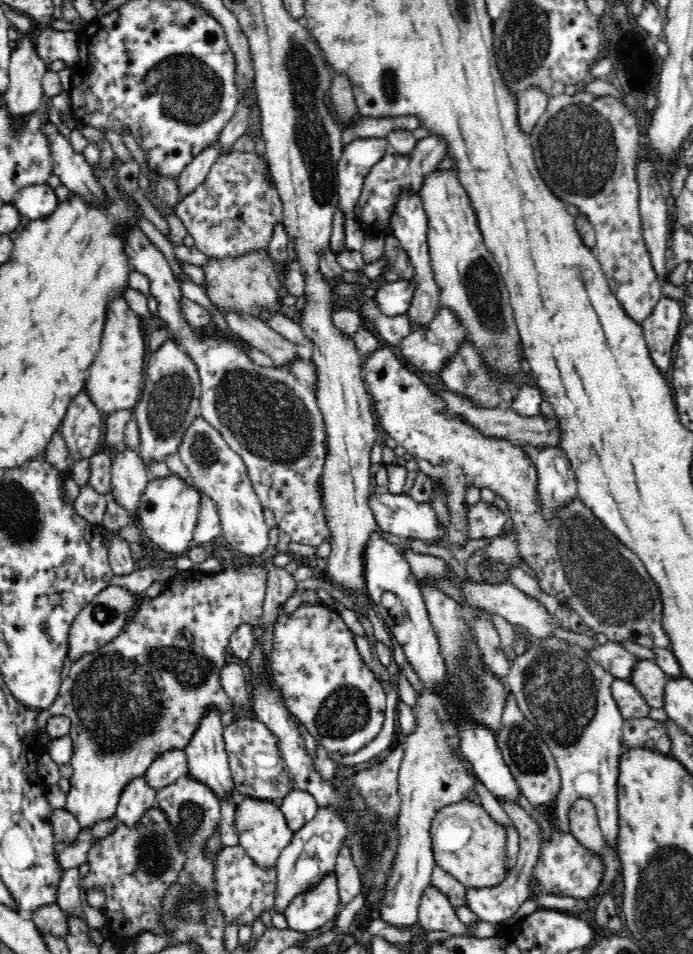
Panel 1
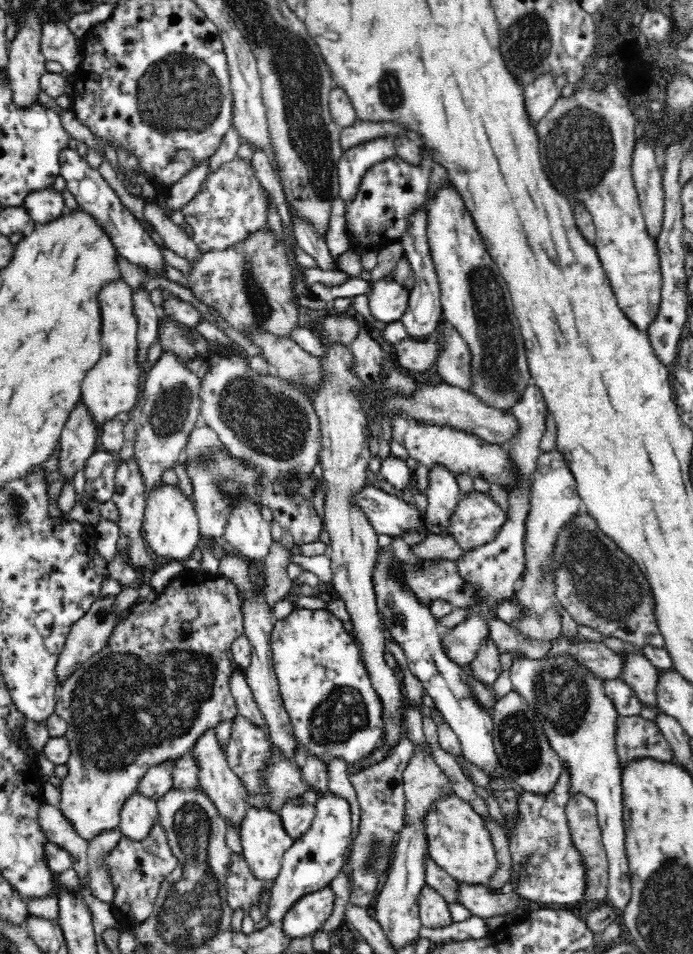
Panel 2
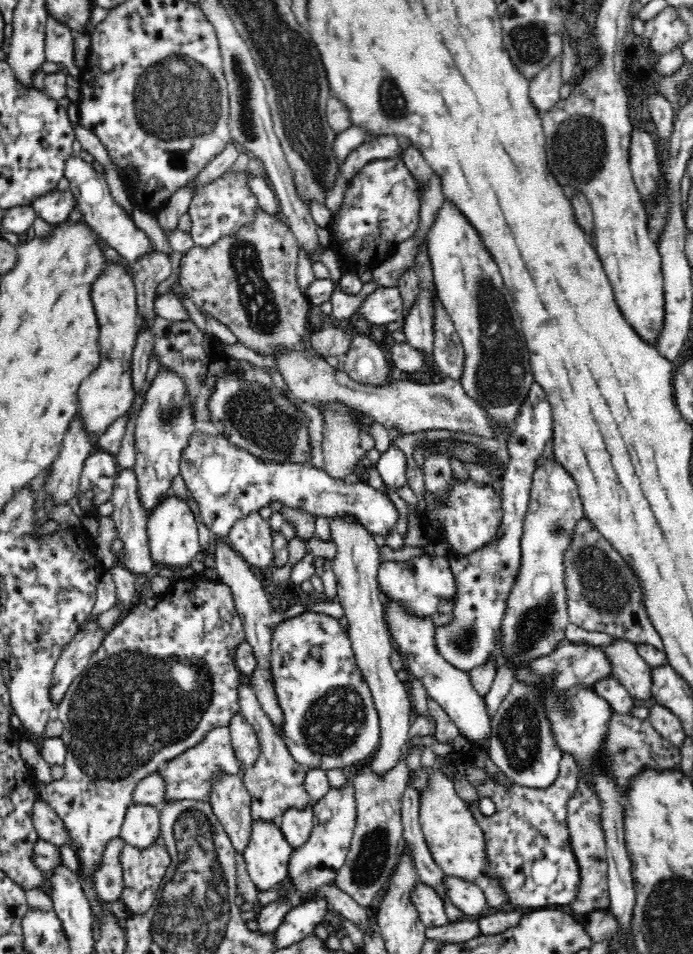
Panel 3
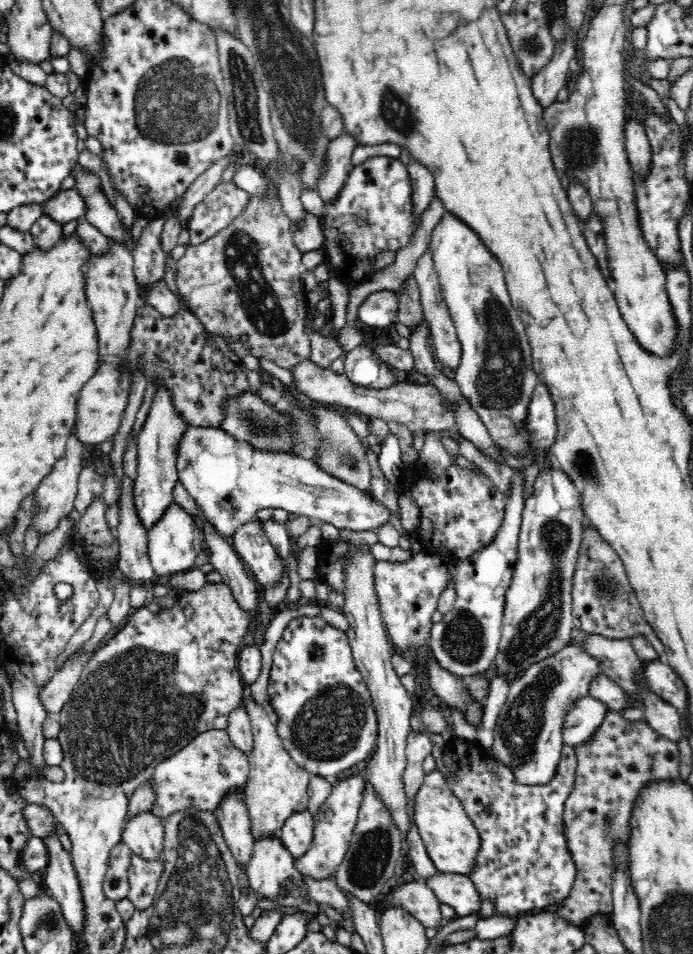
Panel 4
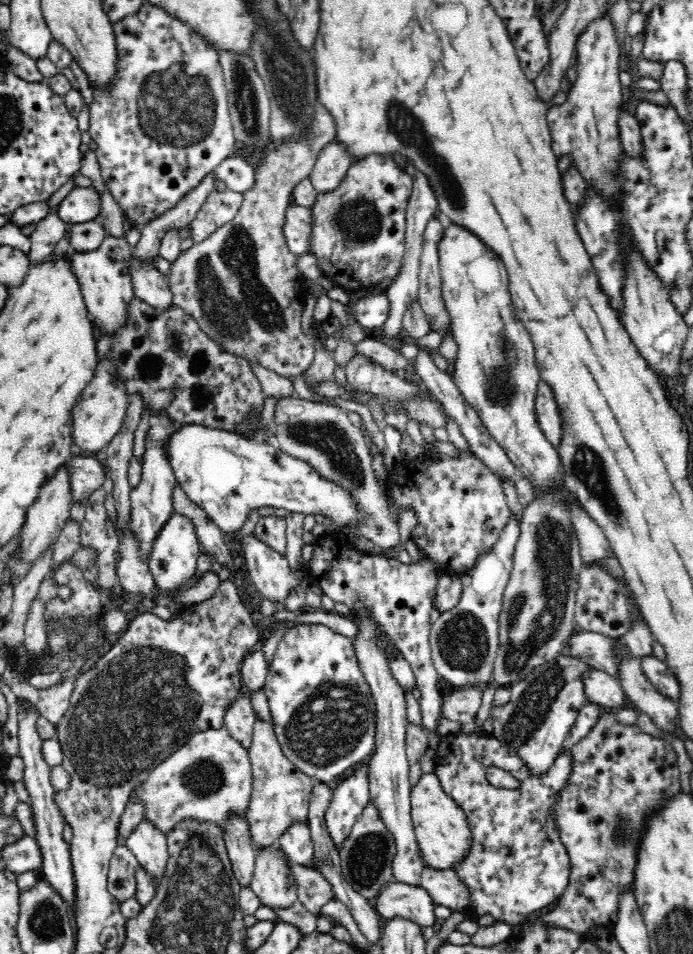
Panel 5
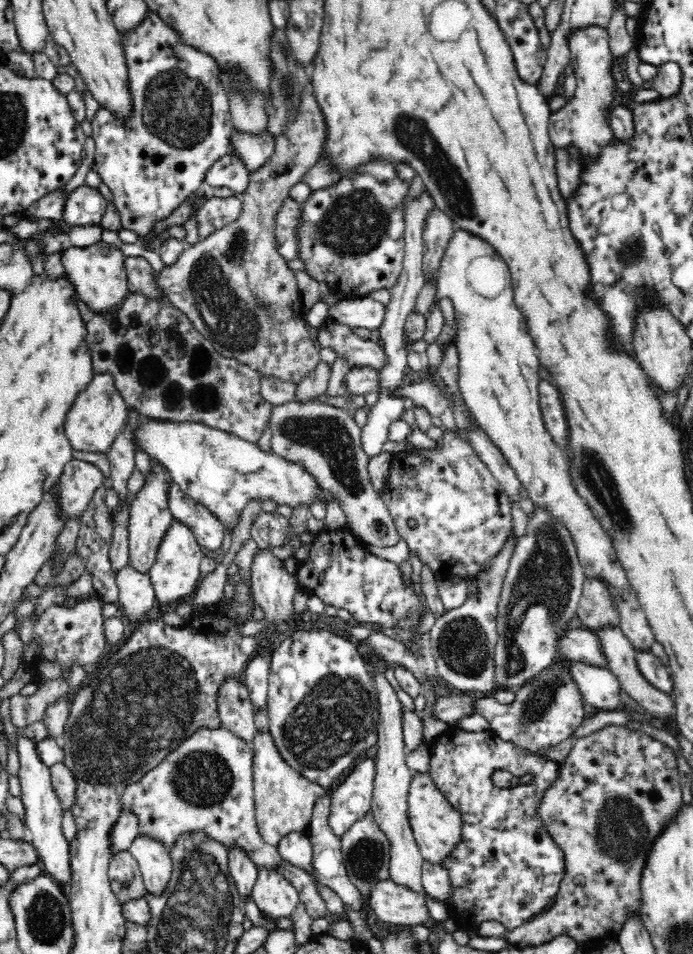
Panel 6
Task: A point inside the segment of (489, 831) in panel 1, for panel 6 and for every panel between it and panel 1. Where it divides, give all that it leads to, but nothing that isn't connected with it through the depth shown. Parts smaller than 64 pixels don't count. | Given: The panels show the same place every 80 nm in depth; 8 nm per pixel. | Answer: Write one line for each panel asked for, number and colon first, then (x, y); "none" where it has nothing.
2: (459, 842)
3: (457, 842)
4: (451, 837)
5: (443, 832)
6: (438, 826)

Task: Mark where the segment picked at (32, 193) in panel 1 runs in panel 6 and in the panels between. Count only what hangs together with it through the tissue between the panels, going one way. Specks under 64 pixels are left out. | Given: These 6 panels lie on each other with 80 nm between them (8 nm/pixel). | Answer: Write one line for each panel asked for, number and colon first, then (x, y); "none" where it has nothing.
2: (42, 205)
3: (55, 206)
4: (66, 205)
5: (81, 204)
6: (85, 205)

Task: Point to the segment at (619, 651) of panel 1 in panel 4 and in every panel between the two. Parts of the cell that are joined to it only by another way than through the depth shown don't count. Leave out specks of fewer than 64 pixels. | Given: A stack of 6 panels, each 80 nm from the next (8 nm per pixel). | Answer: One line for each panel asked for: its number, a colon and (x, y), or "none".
2: (601, 660)
3: (571, 663)
4: (528, 741)

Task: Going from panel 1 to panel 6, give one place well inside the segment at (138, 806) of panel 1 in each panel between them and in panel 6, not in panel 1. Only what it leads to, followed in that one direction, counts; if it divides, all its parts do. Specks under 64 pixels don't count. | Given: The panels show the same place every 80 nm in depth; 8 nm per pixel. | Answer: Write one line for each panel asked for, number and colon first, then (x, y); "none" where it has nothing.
2: (139, 811)
3: (140, 826)
4: (143, 832)
5: (148, 842)
6: (152, 854)

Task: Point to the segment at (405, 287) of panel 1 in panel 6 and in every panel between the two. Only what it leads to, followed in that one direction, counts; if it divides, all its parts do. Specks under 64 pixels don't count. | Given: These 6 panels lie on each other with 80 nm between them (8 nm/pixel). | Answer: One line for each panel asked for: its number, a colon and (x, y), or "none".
2: (388, 300)
3: (384, 305)
4: (379, 309)
5: (372, 311)
6: (366, 312)

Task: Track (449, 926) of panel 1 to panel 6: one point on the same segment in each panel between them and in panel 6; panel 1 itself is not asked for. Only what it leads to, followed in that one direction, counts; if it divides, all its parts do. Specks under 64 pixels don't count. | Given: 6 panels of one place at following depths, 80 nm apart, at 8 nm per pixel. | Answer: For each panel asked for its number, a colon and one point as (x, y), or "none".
2: (434, 911)
3: (430, 905)
4: (418, 898)
5: (414, 902)
6: (391, 902)

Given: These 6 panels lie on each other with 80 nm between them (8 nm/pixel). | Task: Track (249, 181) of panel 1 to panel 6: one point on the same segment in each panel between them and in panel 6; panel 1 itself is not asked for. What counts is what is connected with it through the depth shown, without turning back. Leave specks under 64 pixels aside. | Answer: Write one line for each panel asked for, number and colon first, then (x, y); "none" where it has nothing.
2: (231, 206)
3: (220, 209)
4: (220, 207)
5: (220, 207)
6: (215, 212)

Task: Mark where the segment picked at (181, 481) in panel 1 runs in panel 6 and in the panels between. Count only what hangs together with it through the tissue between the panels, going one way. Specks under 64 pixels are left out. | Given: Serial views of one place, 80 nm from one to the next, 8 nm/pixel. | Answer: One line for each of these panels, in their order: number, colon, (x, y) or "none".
2: (171, 527)
3: (172, 534)
4: (174, 541)
5: (175, 549)
6: (175, 573)

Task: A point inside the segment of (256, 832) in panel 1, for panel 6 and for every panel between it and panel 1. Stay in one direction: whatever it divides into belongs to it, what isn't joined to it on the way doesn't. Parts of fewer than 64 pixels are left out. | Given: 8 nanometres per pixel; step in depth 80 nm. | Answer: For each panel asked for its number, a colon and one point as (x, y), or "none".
2: (264, 838)
3: (267, 851)
4: (271, 863)
5: (269, 881)
6: (276, 896)

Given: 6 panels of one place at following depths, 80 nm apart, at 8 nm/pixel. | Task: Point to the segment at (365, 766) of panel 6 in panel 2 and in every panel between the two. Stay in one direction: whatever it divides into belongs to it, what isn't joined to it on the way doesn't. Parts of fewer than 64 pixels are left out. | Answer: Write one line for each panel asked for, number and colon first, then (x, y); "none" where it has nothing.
2: (315, 858)
3: (314, 864)
4: (335, 820)
5: (348, 798)

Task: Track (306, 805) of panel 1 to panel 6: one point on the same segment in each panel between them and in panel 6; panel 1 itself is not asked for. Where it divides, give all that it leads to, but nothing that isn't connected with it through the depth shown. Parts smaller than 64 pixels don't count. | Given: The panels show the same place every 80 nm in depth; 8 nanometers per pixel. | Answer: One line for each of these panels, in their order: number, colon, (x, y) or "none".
2: (297, 813)
3: (296, 823)
4: (296, 832)
5: (296, 841)
6: (296, 848)

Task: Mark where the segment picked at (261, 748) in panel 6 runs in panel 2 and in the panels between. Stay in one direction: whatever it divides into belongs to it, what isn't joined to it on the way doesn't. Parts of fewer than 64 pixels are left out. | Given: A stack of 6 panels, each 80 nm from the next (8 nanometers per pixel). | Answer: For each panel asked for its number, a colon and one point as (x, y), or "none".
2: (285, 780)
3: (275, 782)
4: (276, 786)
5: (280, 792)

